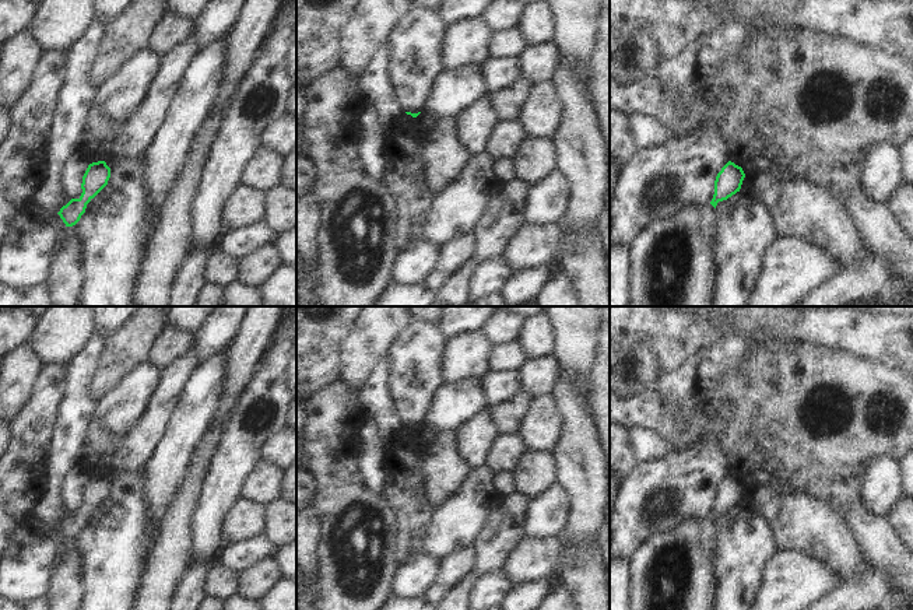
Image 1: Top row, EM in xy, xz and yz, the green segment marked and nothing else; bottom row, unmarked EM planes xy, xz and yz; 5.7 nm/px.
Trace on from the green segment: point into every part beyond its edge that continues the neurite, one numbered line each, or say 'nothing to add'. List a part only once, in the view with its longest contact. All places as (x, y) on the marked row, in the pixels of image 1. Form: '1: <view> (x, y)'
nothing to add

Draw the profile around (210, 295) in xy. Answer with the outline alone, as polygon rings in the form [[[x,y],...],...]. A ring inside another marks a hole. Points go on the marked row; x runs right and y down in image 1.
[[[206,284],[194,302],[194,306],[222,306],[222,288],[213,284]]]

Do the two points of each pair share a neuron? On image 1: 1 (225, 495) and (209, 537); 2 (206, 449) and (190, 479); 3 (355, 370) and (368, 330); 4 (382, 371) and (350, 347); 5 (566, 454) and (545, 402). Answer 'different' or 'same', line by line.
1: same
2: same
3: same
4: different
5: different

